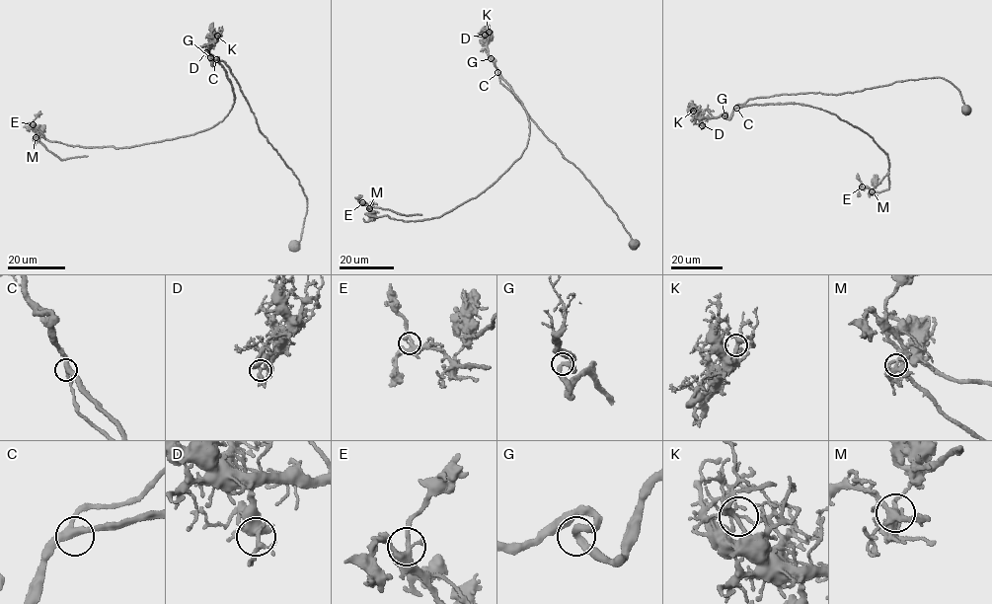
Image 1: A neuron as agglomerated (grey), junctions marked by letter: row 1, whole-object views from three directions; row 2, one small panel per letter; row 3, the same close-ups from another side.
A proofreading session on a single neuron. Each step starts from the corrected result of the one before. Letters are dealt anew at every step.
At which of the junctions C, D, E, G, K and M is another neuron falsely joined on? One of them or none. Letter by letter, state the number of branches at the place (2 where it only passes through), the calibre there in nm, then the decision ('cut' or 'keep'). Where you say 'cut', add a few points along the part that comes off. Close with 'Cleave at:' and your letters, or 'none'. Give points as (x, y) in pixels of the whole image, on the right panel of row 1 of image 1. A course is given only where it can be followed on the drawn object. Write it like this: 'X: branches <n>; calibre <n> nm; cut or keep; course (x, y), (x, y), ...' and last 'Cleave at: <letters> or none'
C: branches 3; calibre 320 nm; keep
D: branches 5; calibre 320 nm; keep
E: branches 4; calibre 340 nm; keep
G: branches 2; calibre 320 nm; keep
K: branches 5; calibre 280 nm; keep
M: branches 4; calibre 320 nm; cut; course (872, 191), (888, 188), (888, 173)
Cleave at: M

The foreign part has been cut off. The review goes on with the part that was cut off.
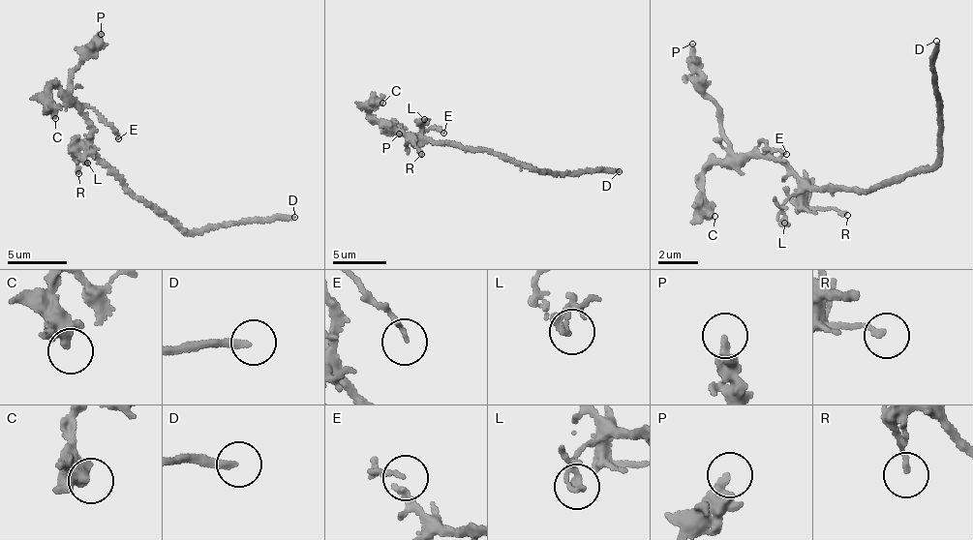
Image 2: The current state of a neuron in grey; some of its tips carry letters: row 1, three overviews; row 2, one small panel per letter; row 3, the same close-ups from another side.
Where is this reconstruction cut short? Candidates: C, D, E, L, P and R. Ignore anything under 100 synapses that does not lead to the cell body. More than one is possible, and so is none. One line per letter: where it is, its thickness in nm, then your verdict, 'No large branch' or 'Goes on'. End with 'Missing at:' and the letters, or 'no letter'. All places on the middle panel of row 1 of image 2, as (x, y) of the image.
C: Place: (382, 103). Thickness 320 nm. No large branch
D: Place: (619, 171). Thickness 240 nm. Goes on
E: Place: (443, 133). Thickness 140 nm. No large branch
L: Place: (424, 119). Thickness 220 nm. No large branch
P: Place: (399, 134). Thickness 280 nm. No large branch
R: Place: (421, 154). Thickness 130 nm. No large branch
Missing at: D

